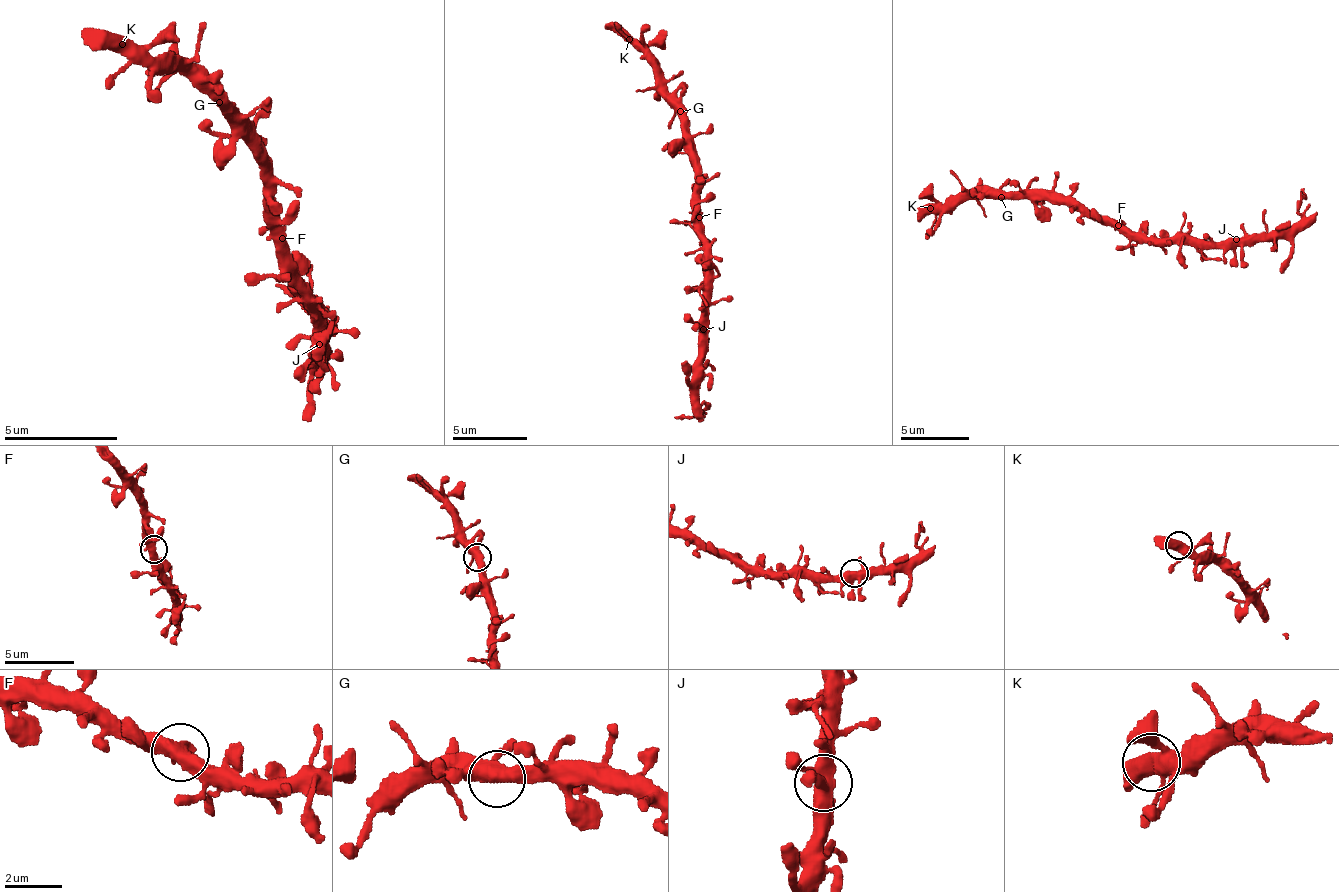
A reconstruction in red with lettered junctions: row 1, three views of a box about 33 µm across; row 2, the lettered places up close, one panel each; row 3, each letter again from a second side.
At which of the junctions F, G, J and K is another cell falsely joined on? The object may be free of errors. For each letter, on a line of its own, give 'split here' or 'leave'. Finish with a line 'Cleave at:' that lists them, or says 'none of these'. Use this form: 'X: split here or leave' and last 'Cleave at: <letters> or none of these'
F: leave
G: leave
J: leave
K: leave
Cleave at: none of these

